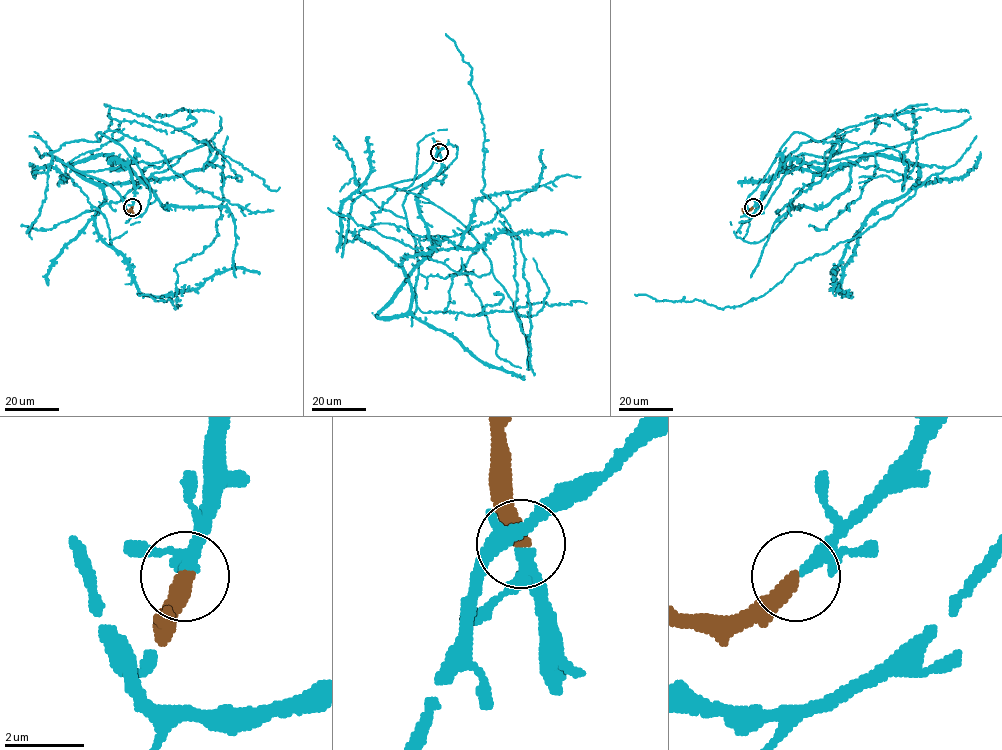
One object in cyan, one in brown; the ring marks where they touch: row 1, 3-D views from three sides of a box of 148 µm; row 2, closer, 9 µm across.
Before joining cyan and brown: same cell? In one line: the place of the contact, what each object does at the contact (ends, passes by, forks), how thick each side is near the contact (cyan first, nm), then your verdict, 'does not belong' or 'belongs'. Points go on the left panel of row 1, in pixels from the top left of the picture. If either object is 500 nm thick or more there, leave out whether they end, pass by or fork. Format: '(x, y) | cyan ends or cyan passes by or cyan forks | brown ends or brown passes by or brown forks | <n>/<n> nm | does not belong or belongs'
(132, 207) | cyan passes by | brown ends | 240/400 nm | belongs

